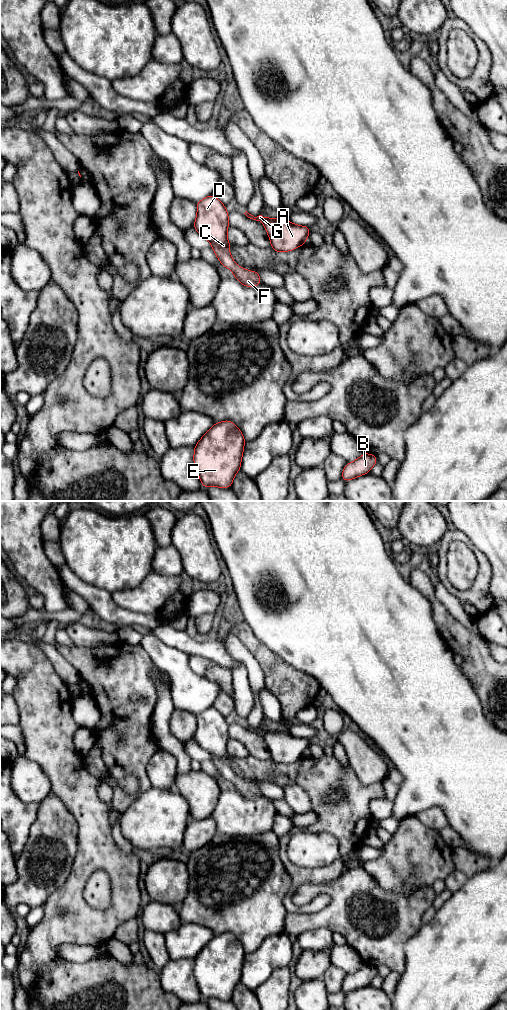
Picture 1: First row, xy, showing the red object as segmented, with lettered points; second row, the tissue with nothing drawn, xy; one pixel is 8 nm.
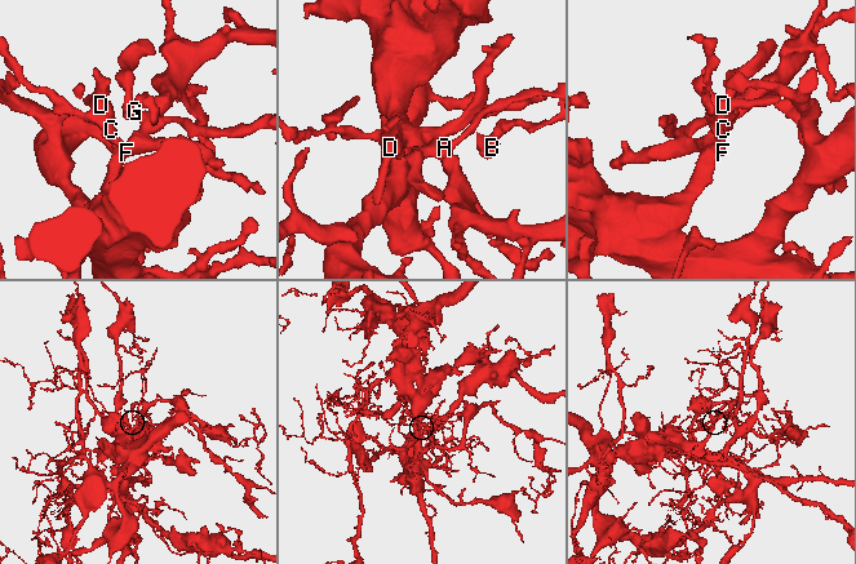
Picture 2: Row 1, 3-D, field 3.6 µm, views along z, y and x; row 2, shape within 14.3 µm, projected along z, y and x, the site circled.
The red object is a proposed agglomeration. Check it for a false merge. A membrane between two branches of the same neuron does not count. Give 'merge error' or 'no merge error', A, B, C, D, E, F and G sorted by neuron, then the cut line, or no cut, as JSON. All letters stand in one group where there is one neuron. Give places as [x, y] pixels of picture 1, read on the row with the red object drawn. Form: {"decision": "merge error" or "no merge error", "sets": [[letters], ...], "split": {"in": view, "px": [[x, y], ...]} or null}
{"decision": "no merge error", "sets": [["A", "B", "C", "D", "E", "F", "G"]], "split": null}

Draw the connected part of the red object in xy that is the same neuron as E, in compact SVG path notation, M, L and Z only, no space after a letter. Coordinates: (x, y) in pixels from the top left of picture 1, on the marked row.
M230 420L214 423L194 446L193 462L202 487L230 488L241 469L245 439Z

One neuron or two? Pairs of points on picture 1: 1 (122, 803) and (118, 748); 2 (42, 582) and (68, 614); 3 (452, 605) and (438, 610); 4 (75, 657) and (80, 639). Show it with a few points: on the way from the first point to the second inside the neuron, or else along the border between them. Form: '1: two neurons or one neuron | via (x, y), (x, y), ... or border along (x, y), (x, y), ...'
1: one neuron | via (137, 793), (142, 788), (142, 777), (133, 763)
2: two neurons | border along (68, 606), (52, 612), (44, 609)
3: two neurons | border along (434, 586), (435, 596), (461, 624)
4: two neurons | border along (75, 645), (102, 646)

